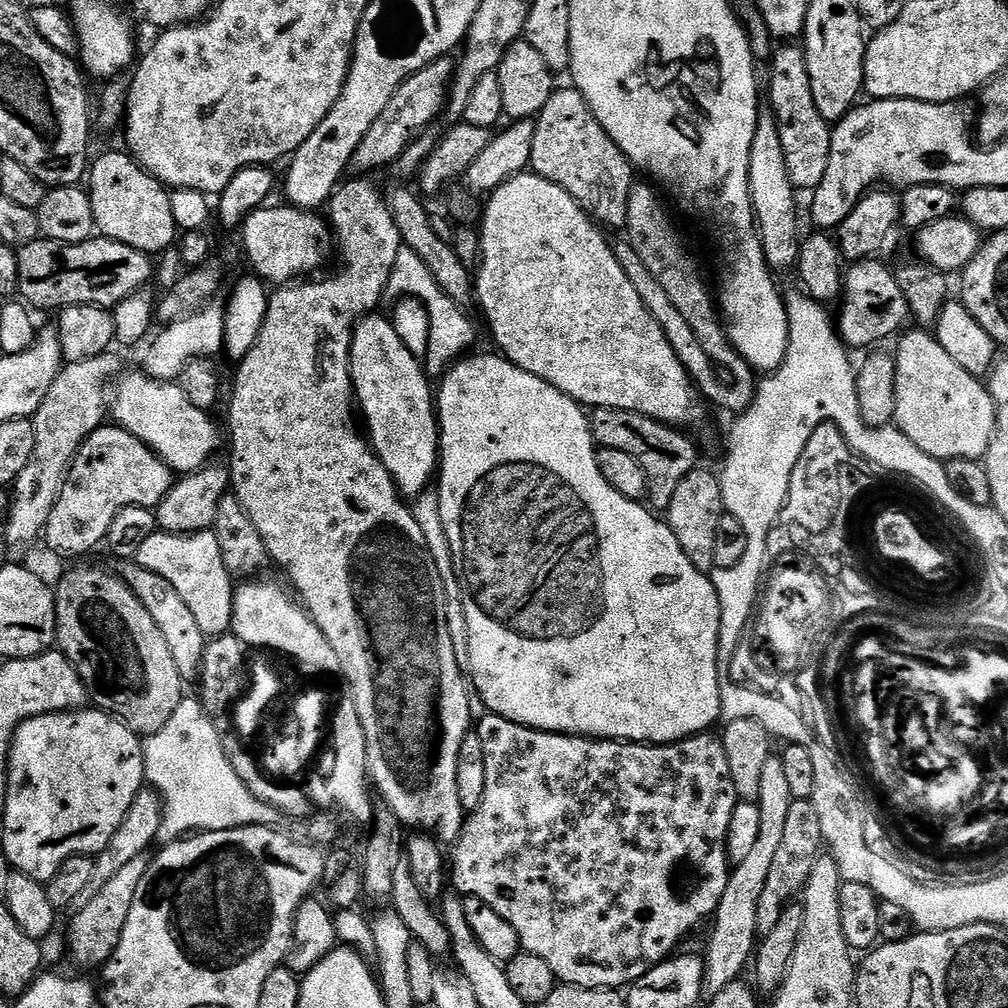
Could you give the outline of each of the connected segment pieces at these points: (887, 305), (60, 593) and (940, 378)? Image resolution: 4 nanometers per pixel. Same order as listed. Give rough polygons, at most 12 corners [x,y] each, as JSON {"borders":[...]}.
{"borders":[[[880,258],[847,269],[838,335],[880,344],[909,323],[906,294]],[[115,571],[55,585],[56,644],[91,703],[153,736],[186,682]],[[935,335],[894,352],[895,427],[935,460],[980,460],[985,381]]]}

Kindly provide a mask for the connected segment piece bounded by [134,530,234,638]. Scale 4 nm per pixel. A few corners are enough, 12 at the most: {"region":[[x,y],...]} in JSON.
{"region":[[156,531],[134,562],[166,578],[205,637],[232,626],[234,577],[211,532]]}

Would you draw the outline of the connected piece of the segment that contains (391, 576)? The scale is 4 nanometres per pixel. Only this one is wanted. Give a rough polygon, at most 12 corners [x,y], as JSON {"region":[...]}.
{"region":[[402,247],[268,297],[230,492],[338,654],[368,774],[455,845],[474,724],[422,526],[356,433],[352,336]]}

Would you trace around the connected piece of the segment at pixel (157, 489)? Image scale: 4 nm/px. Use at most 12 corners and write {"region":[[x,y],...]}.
{"region":[[119,426],[84,440],[43,539],[84,556],[174,473]]}

